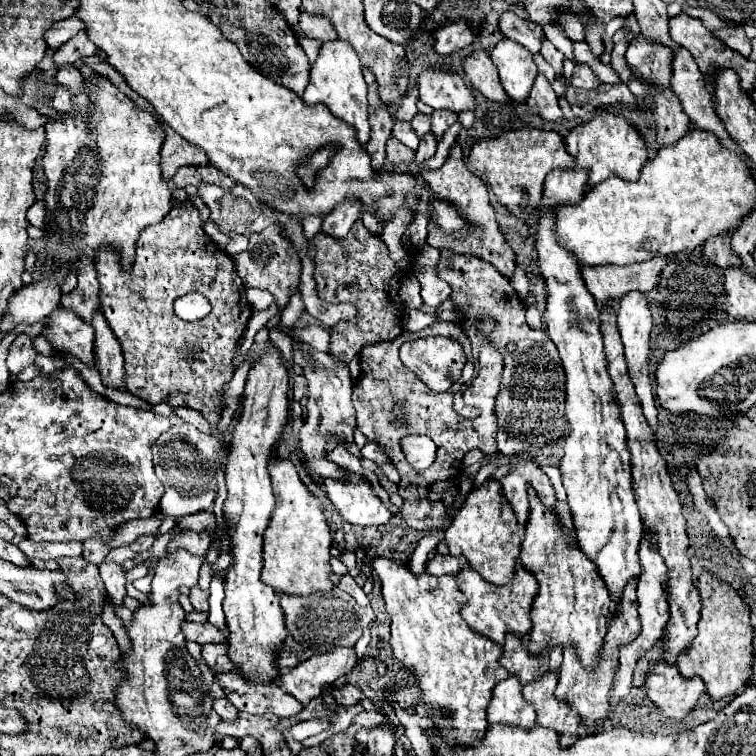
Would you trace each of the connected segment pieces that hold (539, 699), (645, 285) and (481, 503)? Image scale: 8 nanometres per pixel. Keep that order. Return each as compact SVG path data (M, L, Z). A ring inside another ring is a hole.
M547 670L541 678L523 686L525 700L533 700L537 706L537 724L561 734L561 744L573 744L579 732L579 716L569 702L555 696L559 682L559 670Z
M653 258L633 266L585 266L583 280L591 296L603 304L609 298L621 298L633 290L645 294L655 288L665 262L667 258Z
M489 478L481 486L475 486L467 494L461 510L453 516L451 526L445 530L449 554L451 556L463 554L467 562L493 584L505 584L513 576L521 550L521 540L523 540L523 526L517 522L513 508L507 504L501 482L493 478Z

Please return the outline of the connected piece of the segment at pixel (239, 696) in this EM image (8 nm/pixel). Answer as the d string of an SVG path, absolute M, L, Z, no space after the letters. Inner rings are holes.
M235 672L217 674L225 696L231 700L235 708L249 714L275 714L275 716L297 716L301 712L301 704L285 694L279 686L249 686L249 682L241 682Z

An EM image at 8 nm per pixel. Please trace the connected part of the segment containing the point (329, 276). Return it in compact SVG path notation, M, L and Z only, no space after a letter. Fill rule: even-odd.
M357 220L349 234L343 240L335 240L335 238L327 238L325 234L317 234L315 236L315 246L317 246L317 254L315 254L315 282L317 282L317 292L319 298L331 304L339 304L339 302L351 302L357 306L359 314L353 322L339 322L337 326L331 328L331 354L349 362L353 356L357 356L365 344L375 344L375 342L387 342L397 338L403 332L401 326L401 300L399 300L399 280L401 280L401 270L397 268L397 264L389 258L389 250L385 246L385 242L379 236L373 236L365 226L363 220Z

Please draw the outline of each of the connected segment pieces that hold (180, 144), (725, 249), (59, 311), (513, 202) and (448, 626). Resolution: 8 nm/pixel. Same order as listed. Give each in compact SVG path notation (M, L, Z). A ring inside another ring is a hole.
M163 126L167 138L161 148L161 168L163 168L163 178L169 180L181 166L207 166L209 160L205 152L197 146L189 146L185 138L181 138L173 128Z
M727 230L725 234L719 234L715 238L709 238L709 242L703 244L703 254L715 262L717 266L721 268L727 268L727 266L741 266L741 258L733 252L731 248L731 234L733 230Z
M57 306L41 328L41 336L63 354L79 358L83 364L95 368L95 330L83 318L77 318L73 310Z
M521 128L505 132L497 138L483 138L479 140L469 154L469 164L473 170L483 174L487 178L487 184L495 192L497 200L507 206L517 218L525 220L525 214L521 212L521 206L533 208L541 202L543 182L545 176L553 168L573 168L575 158L565 150L565 140L555 130L539 130L539 128ZM521 188L527 190L527 200L523 202Z
M373 558L371 568L381 578L381 592L387 606L387 614L391 618L391 648L397 660L405 664L411 672L417 674L417 682L421 688L421 702L429 706L431 718L435 726L441 730L449 744L473 744L487 730L487 706L493 692L493 686L509 676L505 668L499 664L501 646L497 642L485 638L475 632L459 614L459 604L463 600L457 576L431 576L427 570L421 574L413 574L411 566L405 562L397 562L393 558Z

